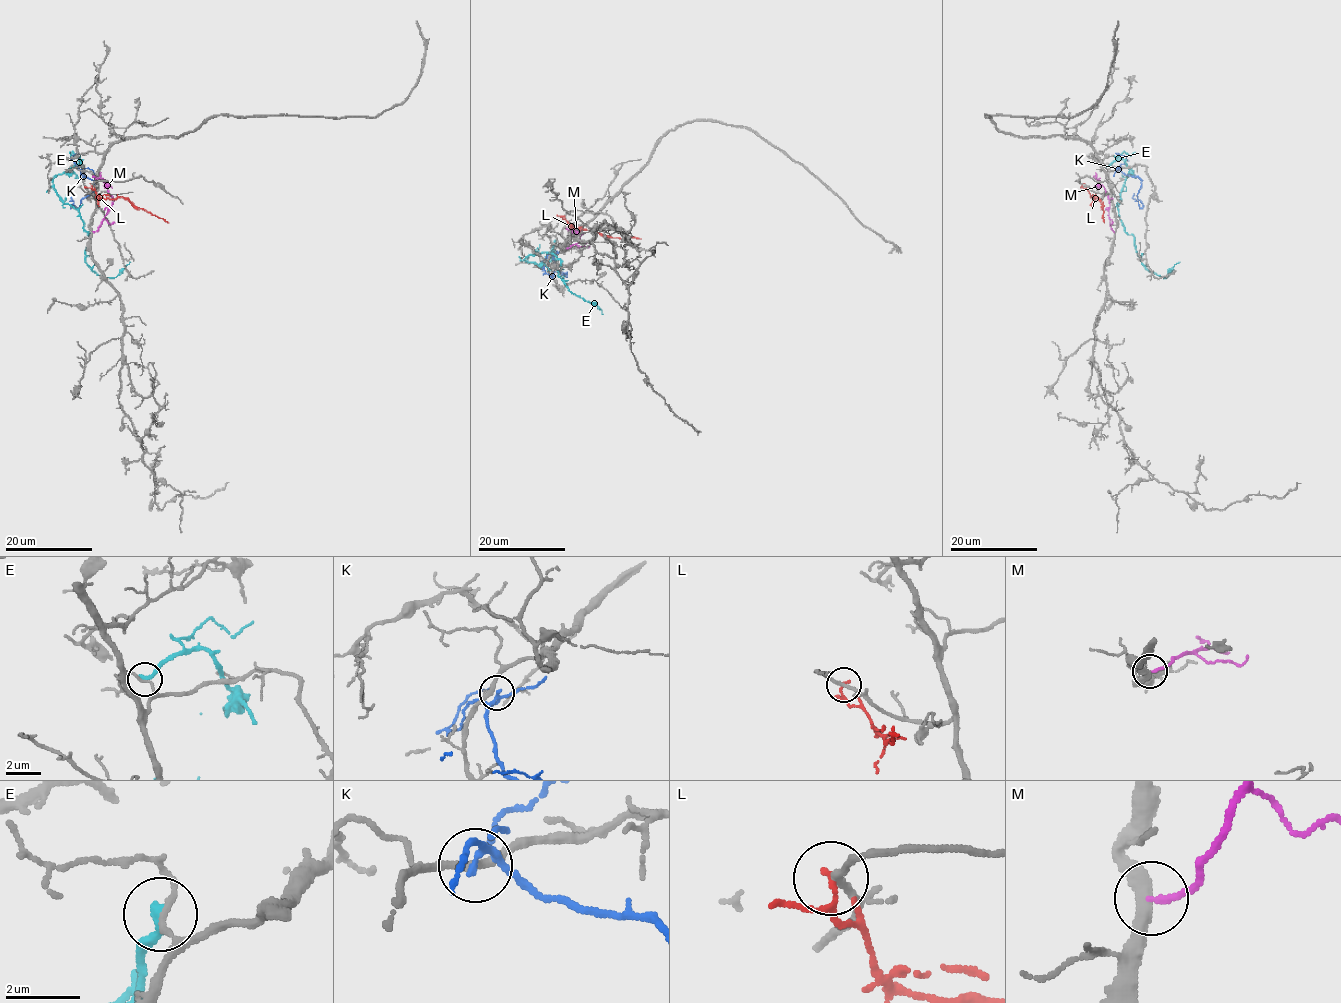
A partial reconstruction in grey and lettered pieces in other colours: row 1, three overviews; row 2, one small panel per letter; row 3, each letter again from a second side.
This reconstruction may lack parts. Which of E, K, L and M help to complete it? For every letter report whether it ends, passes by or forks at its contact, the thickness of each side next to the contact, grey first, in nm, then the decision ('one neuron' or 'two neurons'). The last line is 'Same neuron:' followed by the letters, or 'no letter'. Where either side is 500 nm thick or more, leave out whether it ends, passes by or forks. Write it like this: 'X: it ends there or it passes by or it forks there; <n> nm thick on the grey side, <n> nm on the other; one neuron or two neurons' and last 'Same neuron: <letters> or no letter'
E: it ends there; 130 nm thick on the grey side, 280 nm on the other; two neurons
K: it forks there; 240 nm thick on the grey side, 140 nm on the other; two neurons
L: it passes by; 170 nm thick on the grey side, 110 nm on the other; two neurons
M: it ends there; 360 nm thick on the grey side, 160 nm on the other; two neurons
Same neuron: no letter

